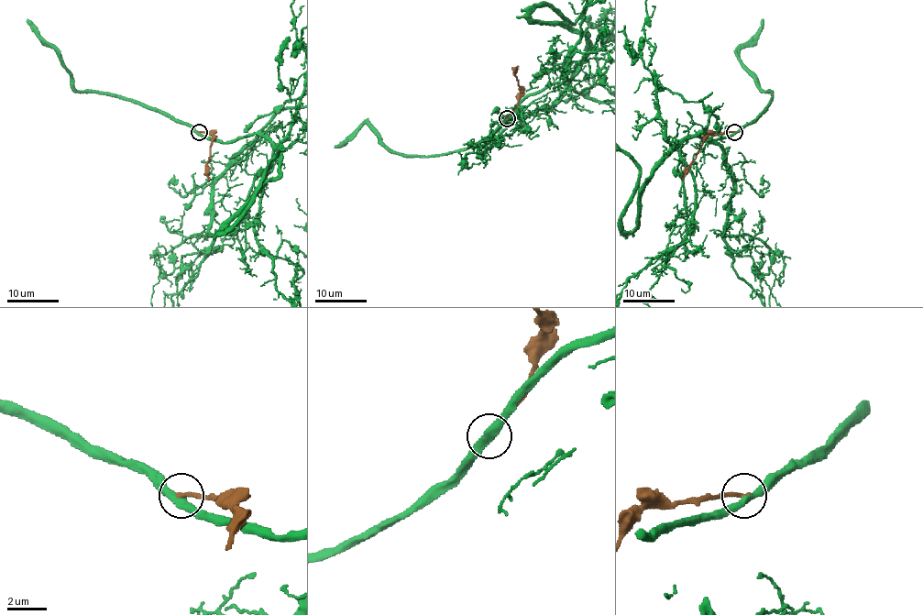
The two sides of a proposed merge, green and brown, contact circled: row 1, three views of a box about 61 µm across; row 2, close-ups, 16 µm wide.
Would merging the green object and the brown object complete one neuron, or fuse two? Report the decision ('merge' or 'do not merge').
do not merge

